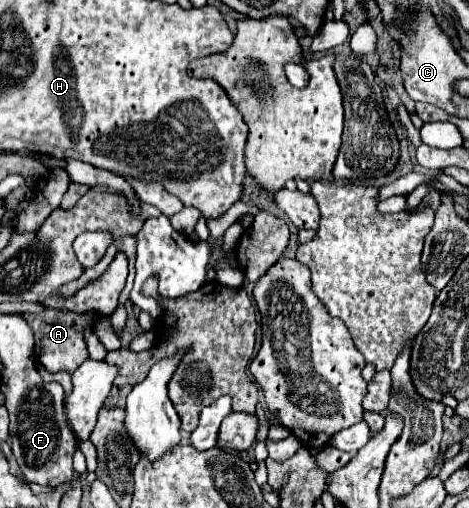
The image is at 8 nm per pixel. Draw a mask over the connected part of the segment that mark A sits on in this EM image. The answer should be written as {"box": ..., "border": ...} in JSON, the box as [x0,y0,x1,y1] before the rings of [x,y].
{"box":[23,309,89,373],"border":[[[47,309],[45,313],[25,313],[23,315],[27,323],[31,325],[35,333],[35,357],[49,373],[67,371],[73,373],[83,361],[89,359],[89,351],[83,341],[83,327],[85,319],[71,311],[59,311],[59,309]]]}

